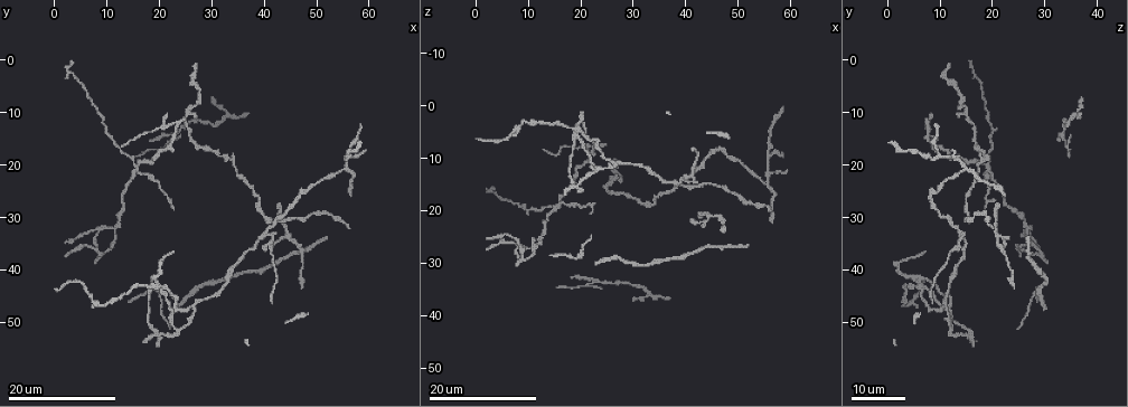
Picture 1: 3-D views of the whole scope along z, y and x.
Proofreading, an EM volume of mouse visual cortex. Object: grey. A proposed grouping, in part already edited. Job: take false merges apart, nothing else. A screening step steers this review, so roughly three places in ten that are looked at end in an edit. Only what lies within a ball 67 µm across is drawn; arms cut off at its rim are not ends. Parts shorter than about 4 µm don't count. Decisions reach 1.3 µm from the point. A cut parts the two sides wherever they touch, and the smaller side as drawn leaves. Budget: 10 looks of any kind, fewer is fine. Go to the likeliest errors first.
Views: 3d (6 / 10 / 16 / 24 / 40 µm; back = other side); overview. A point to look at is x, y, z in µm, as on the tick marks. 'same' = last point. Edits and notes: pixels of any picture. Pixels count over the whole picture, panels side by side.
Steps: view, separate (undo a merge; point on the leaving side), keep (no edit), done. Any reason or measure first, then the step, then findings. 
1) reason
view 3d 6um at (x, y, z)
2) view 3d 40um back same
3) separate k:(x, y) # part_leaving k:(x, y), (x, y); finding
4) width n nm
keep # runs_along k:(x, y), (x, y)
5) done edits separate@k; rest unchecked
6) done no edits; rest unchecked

view 3d 24um at (16.0, 20.5, 19.0)

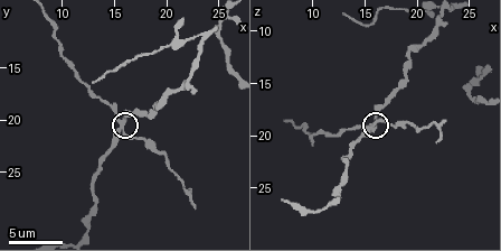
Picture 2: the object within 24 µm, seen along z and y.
closer look
view 3d 6um at (15.6, 20.6, 19.2)

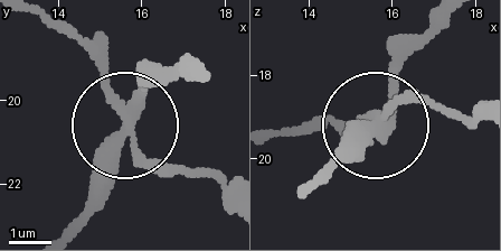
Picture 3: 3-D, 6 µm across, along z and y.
arms 4
separate 3:(96, 58) # part_leaving 3:(125, 111), (93, 50), (40, 18); two neurons meet here

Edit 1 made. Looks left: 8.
see it whole again
view overview

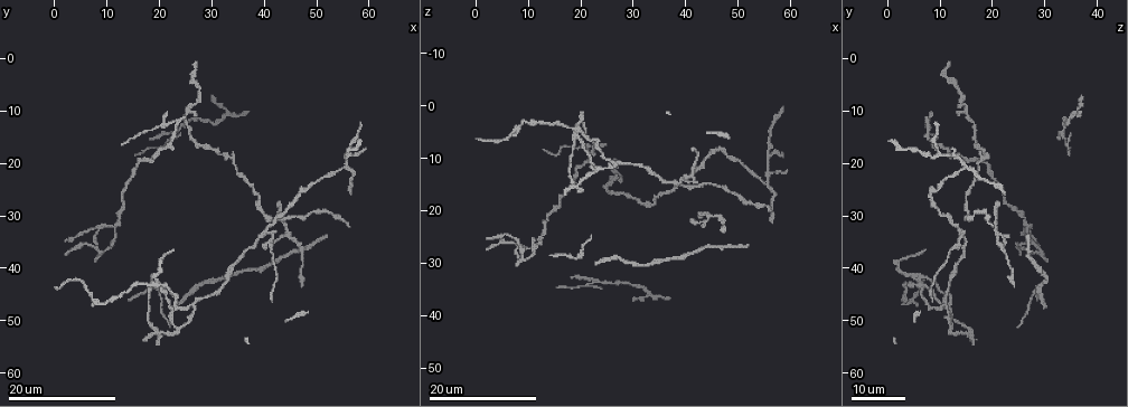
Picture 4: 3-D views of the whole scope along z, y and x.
view 3d 24um at (11.5, 32.5, 27.0)

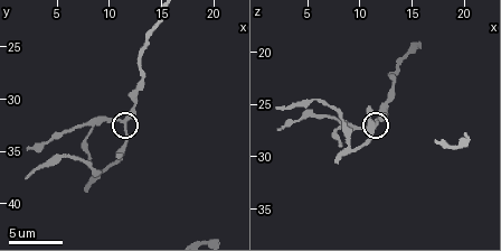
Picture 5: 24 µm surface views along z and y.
zoom in
view 3d 6um same

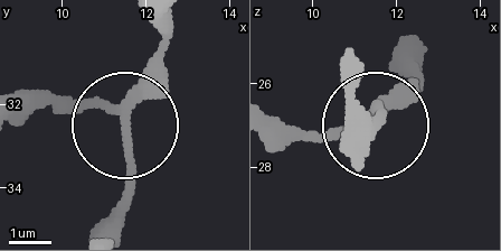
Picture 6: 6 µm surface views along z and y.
arms 3
keep # runs_along 6:(168, 24), (154, 87), (136, 110), (19, 110); continuous, no second neuron

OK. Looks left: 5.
side arm on a straight run
view 3d 16um at (23.0, 12.0, 8.0)

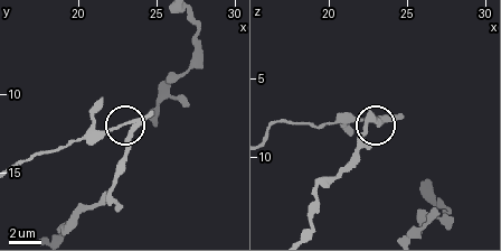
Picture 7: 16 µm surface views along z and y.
closer look
view 3d 10um at (23.4, 12.2, 7.6)

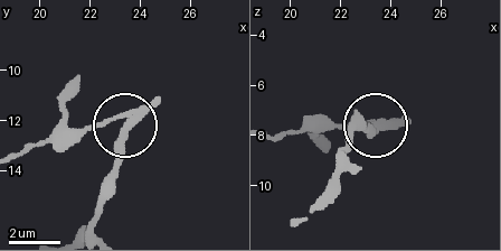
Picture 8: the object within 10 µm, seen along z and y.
arms 3
keep # all the same neuron

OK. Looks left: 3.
three-way junction
view 3d 16um at (27.0, 47.0, 11.5)

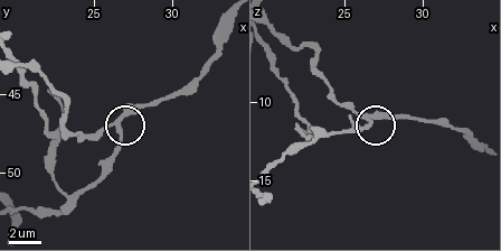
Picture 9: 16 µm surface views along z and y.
view 3d 6um at (26.4, 47.2, 11.0)

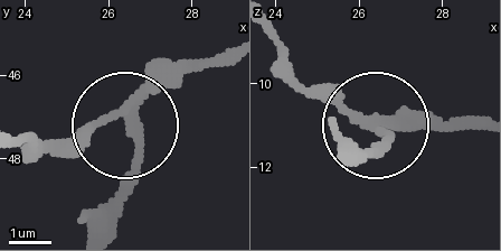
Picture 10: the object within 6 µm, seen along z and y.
width 220 nm
keep # runs_along 10:(481, 131), (377, 131), (385, 141), (364, 152); one neuron here

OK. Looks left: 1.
done edits separate@3; rest unchecked

